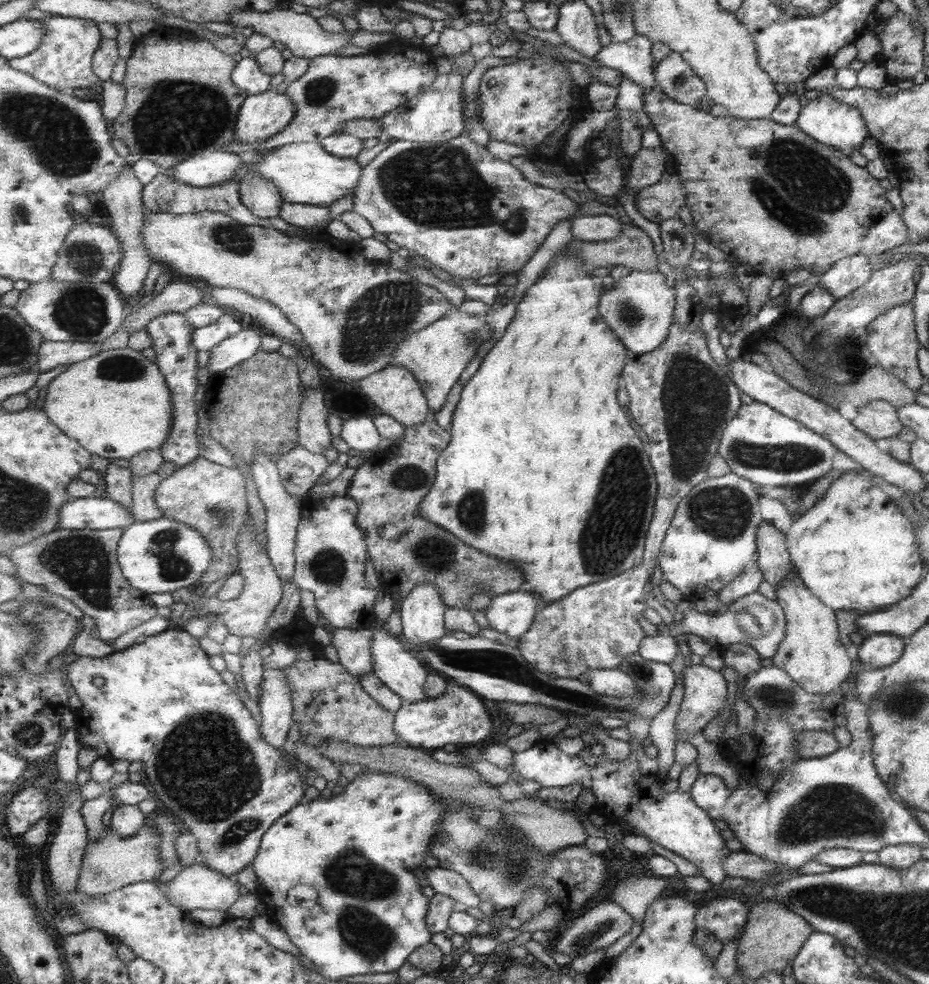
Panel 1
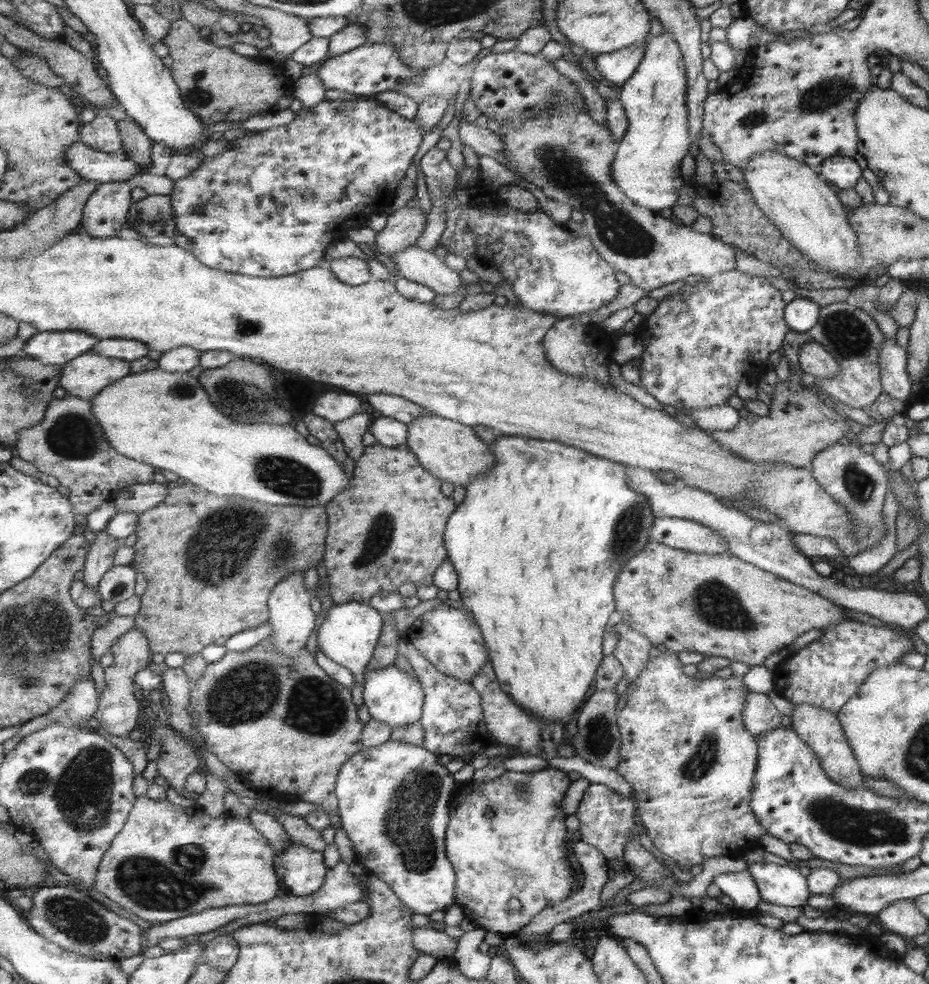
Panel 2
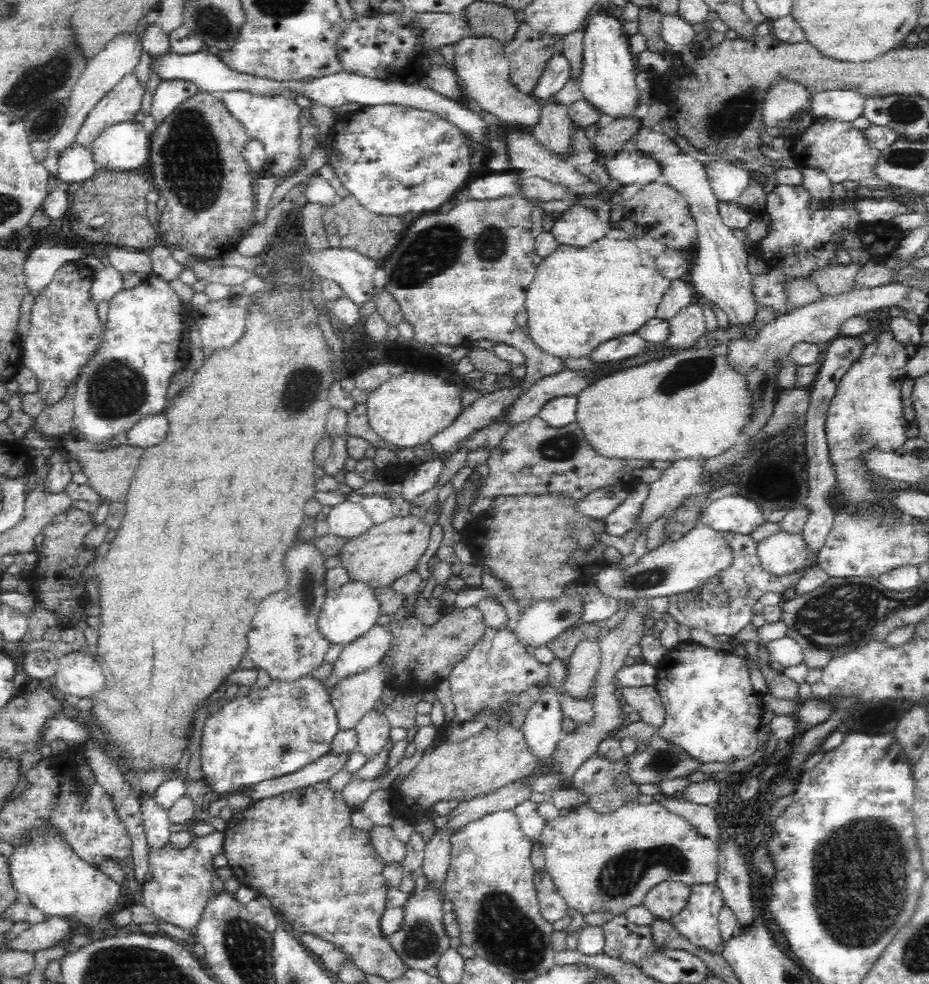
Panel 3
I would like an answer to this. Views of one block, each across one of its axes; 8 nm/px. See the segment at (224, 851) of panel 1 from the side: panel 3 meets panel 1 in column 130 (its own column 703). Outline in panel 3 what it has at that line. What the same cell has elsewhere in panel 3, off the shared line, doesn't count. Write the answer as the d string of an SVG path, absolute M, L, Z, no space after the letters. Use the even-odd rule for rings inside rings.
M694 642L678 644L658 664L656 690L666 708L662 736L684 748L694 760L722 764L750 758L756 752L756 732L762 724L762 696L752 688L746 660L722 654L720 648L706 650Z

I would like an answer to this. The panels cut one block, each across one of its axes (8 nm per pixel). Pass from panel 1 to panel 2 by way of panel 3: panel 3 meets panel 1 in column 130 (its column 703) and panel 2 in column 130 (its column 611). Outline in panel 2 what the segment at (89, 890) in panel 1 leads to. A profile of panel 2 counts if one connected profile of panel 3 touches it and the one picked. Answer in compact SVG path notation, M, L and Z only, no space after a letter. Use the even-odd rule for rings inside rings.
M139 796L125 830L99 866L95 890L145 922L165 924L209 908L273 902L283 888L275 860L273 844L251 818L213 818L197 804L183 808Z

